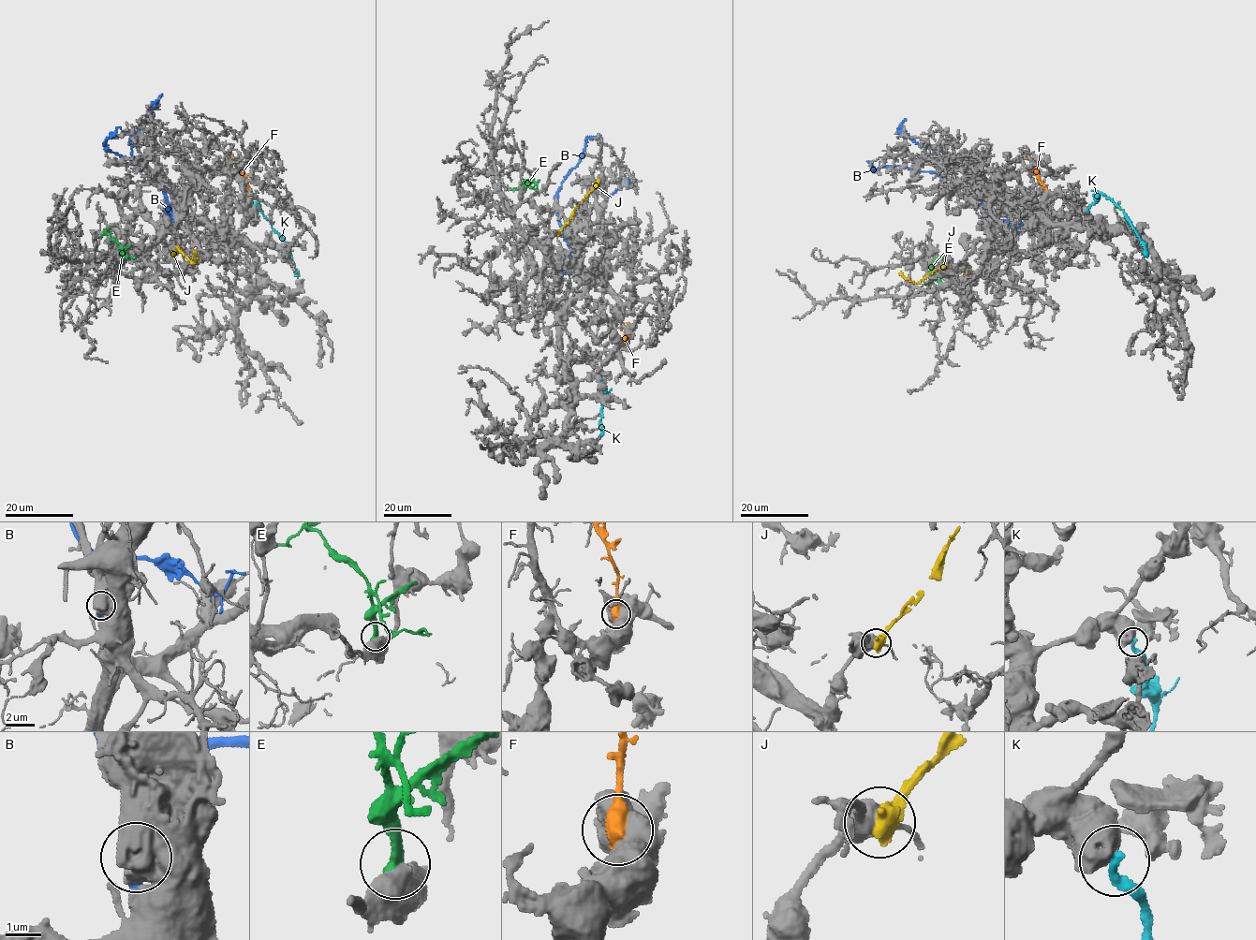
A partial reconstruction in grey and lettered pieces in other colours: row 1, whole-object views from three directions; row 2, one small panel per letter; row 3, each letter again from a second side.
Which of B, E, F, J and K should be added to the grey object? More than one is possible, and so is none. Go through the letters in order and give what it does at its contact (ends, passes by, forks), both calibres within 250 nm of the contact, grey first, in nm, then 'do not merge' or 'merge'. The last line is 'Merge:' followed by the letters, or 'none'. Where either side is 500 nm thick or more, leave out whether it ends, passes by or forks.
B: calibres 750 and 480 nm; do not merge
E: calibres 700 and 360 nm; do not merge
F: calibres 850 and 600 nm; do not merge
J: calibres 550 and 700 nm; do not merge
K: calibres 850 and 320 nm; do not merge
Merge: none

